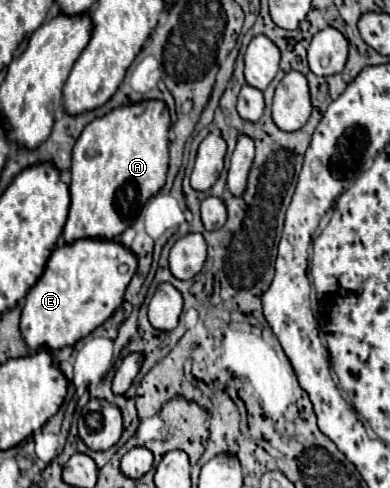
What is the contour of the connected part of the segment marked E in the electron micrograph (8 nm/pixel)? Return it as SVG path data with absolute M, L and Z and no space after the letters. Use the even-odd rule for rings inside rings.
M77 239L75 243L57 245L37 279L37 283L29 289L23 301L23 315L21 315L21 333L31 351L47 345L49 349L61 349L67 345L75 345L81 337L89 335L93 329L103 325L123 303L125 289L133 275L137 273L139 257L125 247L123 243L109 241L109 239Z

